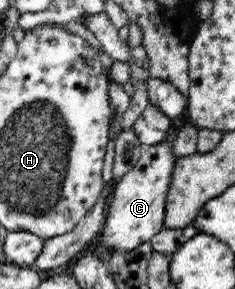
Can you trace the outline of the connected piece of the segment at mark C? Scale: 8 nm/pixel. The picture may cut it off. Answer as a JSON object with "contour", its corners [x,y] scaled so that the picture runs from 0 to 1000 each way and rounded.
{"contour":[[[689,488],[647,505],[604,512],[604,540],[587,547],[570,581],[532,602],[481,657],[477,685],[464,692],[447,782],[434,792],[434,844],[451,872],[477,865],[570,865],[596,844],[634,841],[638,827],[702,789],[706,689],[728,640],[728,609],[740,595],[740,564],[753,543],[736,529],[736,495]]]}

